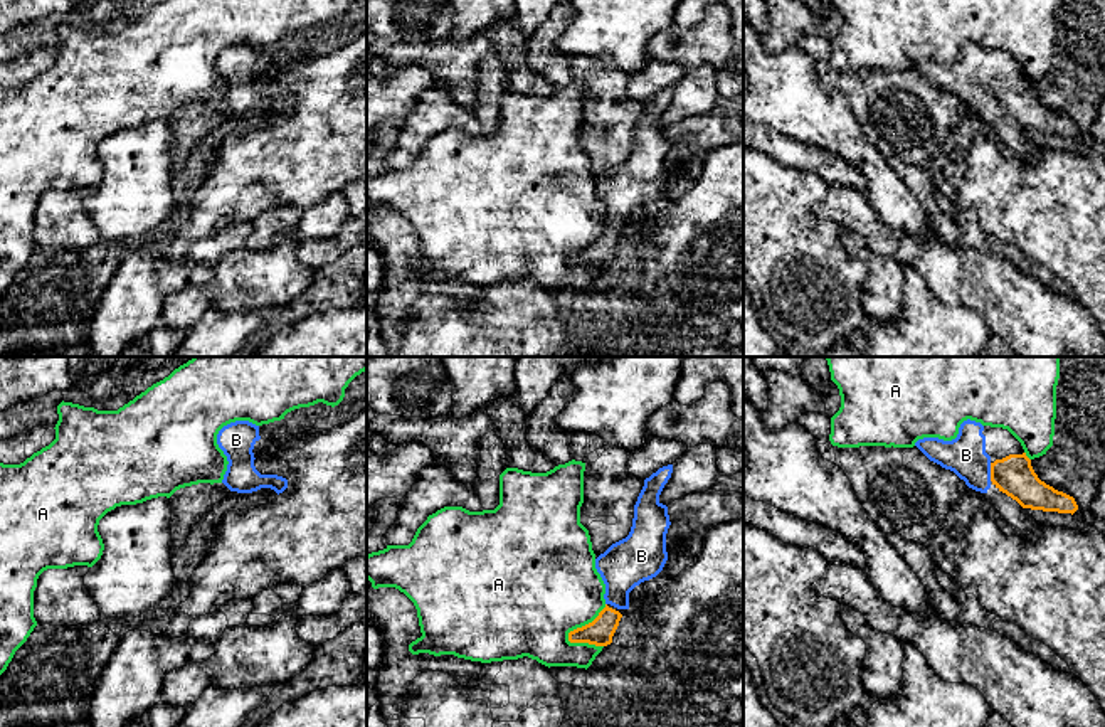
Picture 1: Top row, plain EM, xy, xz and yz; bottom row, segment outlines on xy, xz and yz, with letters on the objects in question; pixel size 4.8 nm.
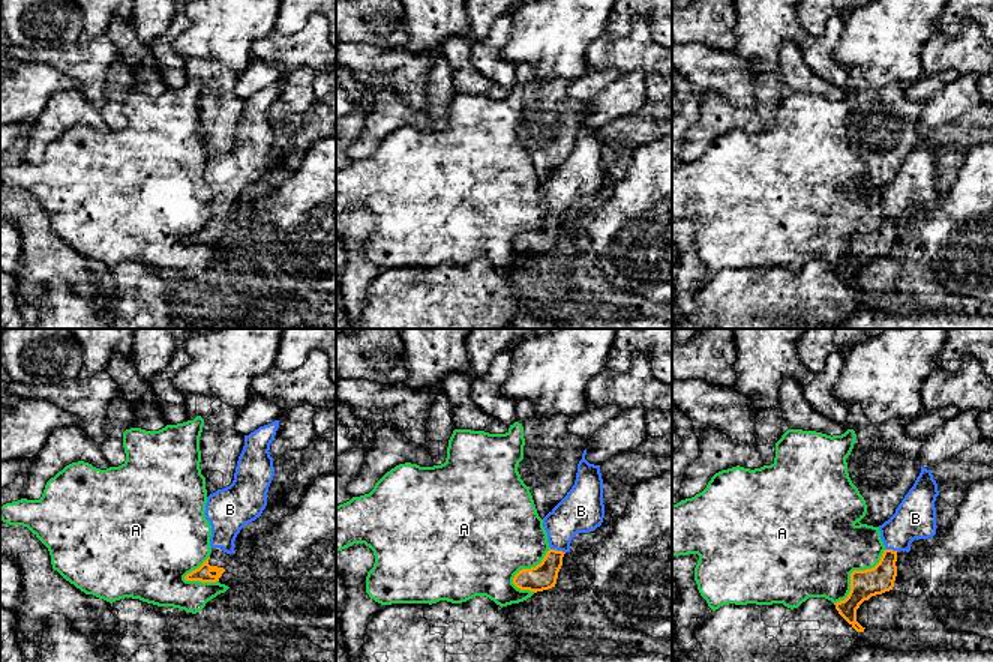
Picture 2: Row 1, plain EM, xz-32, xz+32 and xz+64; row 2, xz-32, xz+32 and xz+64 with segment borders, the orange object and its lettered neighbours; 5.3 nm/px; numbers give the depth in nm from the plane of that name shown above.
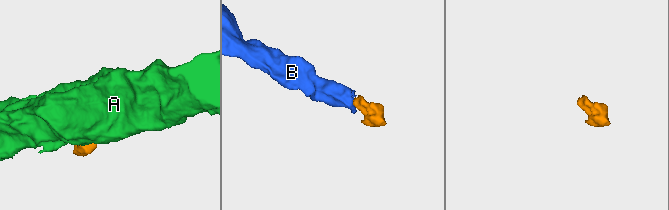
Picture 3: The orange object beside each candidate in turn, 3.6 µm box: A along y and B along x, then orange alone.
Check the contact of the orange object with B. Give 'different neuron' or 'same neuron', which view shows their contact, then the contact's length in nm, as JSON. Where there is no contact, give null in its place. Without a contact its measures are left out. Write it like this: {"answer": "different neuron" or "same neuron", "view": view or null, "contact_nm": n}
{"answer": "same neuron", "view": "yz", "contact_nm": 90}

